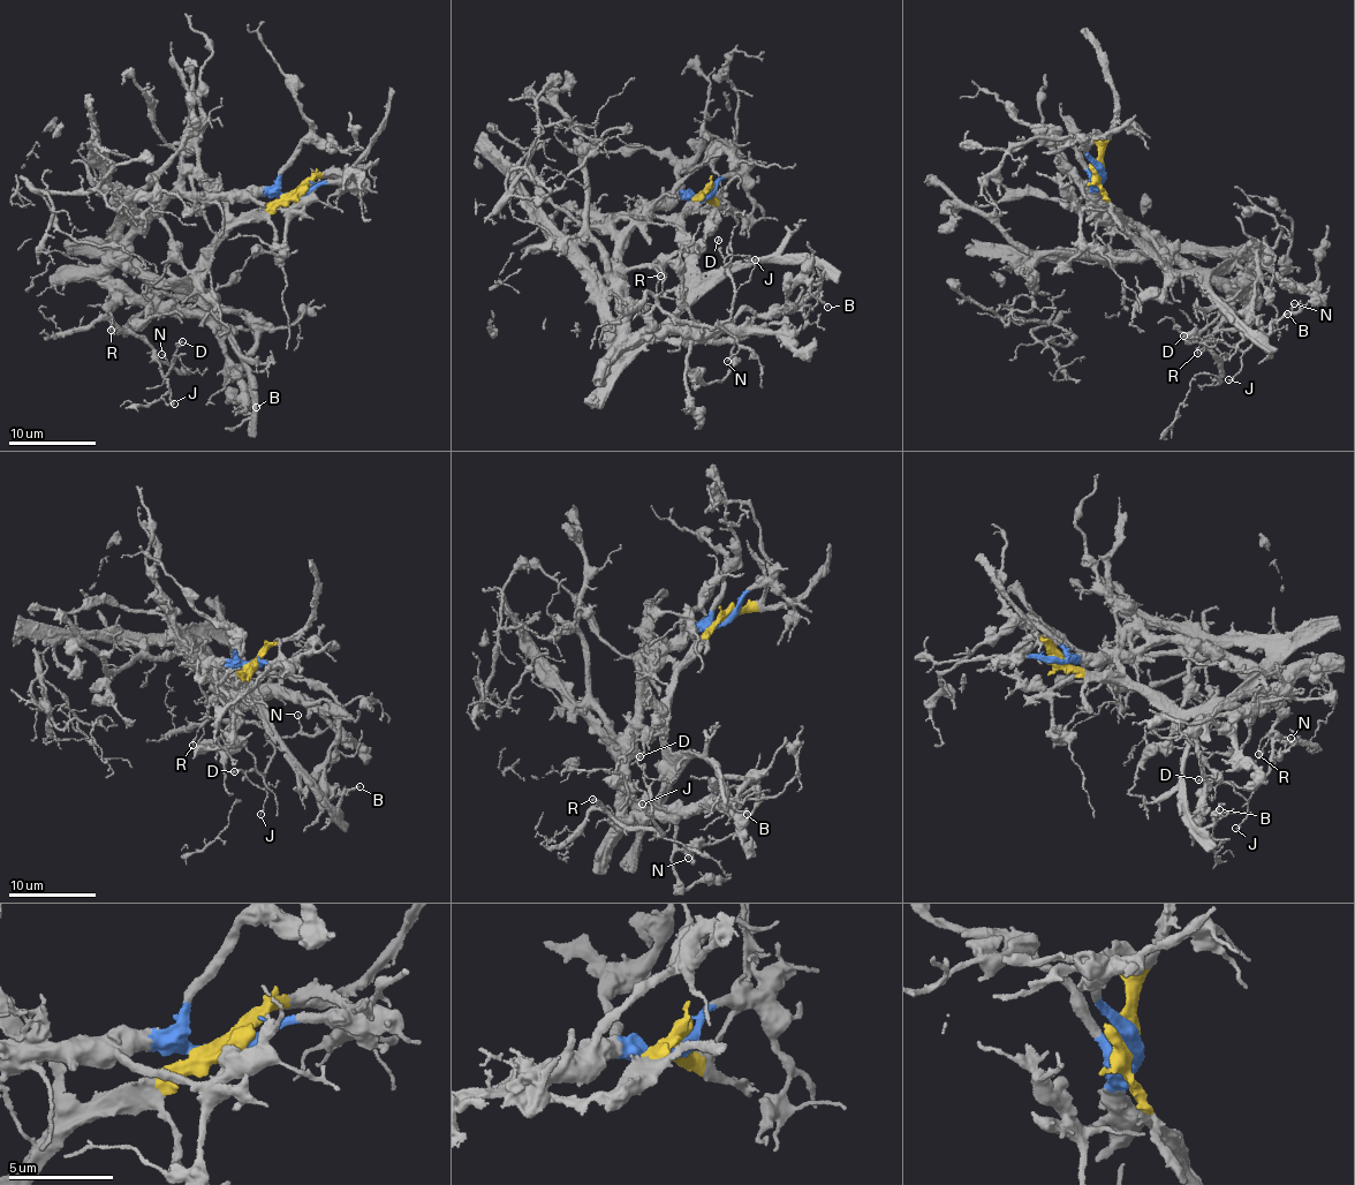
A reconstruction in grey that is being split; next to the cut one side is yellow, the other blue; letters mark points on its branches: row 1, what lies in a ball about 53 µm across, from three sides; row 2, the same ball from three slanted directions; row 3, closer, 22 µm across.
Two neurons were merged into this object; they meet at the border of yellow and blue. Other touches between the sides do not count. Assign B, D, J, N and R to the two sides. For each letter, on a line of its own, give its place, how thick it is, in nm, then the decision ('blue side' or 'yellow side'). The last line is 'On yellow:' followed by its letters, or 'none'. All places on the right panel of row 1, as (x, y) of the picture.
B: at (1287, 314); 140 nm thick; yellow side
D: at (1183, 336); 120 nm thick; blue side
J: at (1228, 379); 110 nm thick; blue side
N: at (1294, 303); 100 nm thick; blue side
R: at (1197, 353); 130 nm thick; blue side
On yellow: B

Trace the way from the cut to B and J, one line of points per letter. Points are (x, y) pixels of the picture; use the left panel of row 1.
B: (296, 193), (217, 242), (192, 286), (247, 375), (256, 412), (245, 414), (256, 407)
J: (296, 193), (196, 198), (178, 195), (135, 229), (114, 259), (110, 315), (122, 331), (146, 338), (174, 405)

